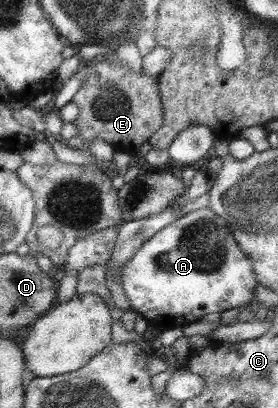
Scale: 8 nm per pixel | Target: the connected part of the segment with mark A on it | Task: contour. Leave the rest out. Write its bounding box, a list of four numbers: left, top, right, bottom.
[120,208,256,331]

